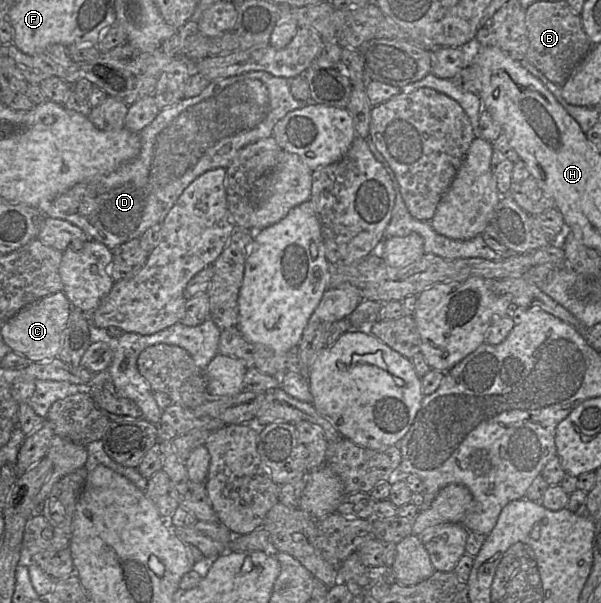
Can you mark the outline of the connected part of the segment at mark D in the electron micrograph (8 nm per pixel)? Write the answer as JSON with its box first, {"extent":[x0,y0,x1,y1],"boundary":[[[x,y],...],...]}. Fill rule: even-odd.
{"extent":[44,71,316,250],"boundary":[[[251,71],[237,76],[228,78],[220,78],[212,80],[202,90],[202,92],[192,98],[183,98],[172,106],[160,110],[154,120],[143,128],[139,133],[141,148],[138,156],[122,165],[117,169],[105,176],[95,176],[84,182],[78,183],[71,187],[67,192],[57,197],[49,206],[47,211],[44,211],[45,217],[58,218],[66,220],[73,225],[76,225],[83,230],[89,239],[100,242],[113,250],[117,246],[128,242],[132,239],[140,238],[144,232],[155,224],[161,224],[174,206],[182,192],[186,187],[198,176],[204,172],[216,168],[226,168],[236,153],[248,144],[254,143],[260,139],[268,138],[273,134],[275,124],[281,120],[285,115],[293,110],[303,108],[309,104],[316,104],[311,102],[310,97],[308,100],[297,100],[293,97],[290,91],[290,79],[284,77],[276,77],[264,71]]]}

